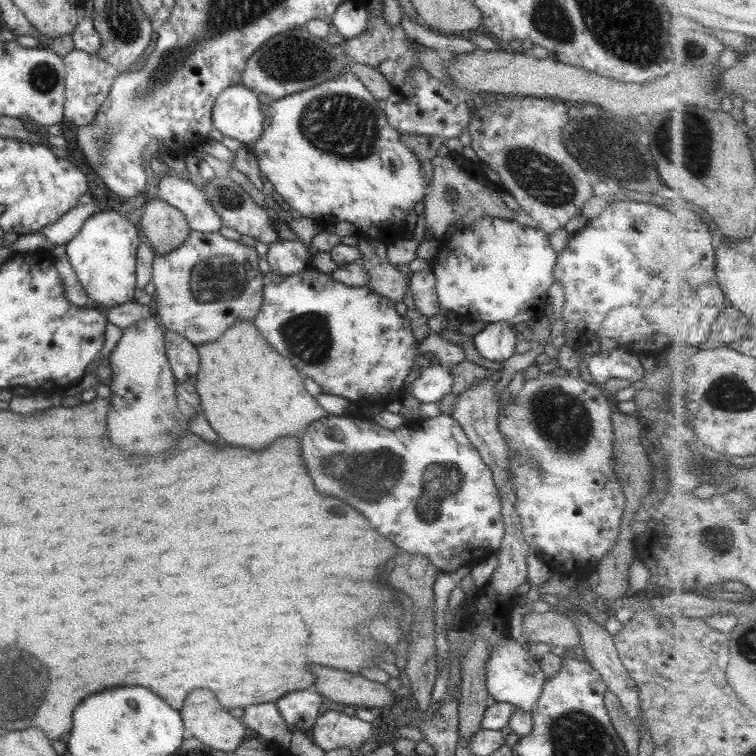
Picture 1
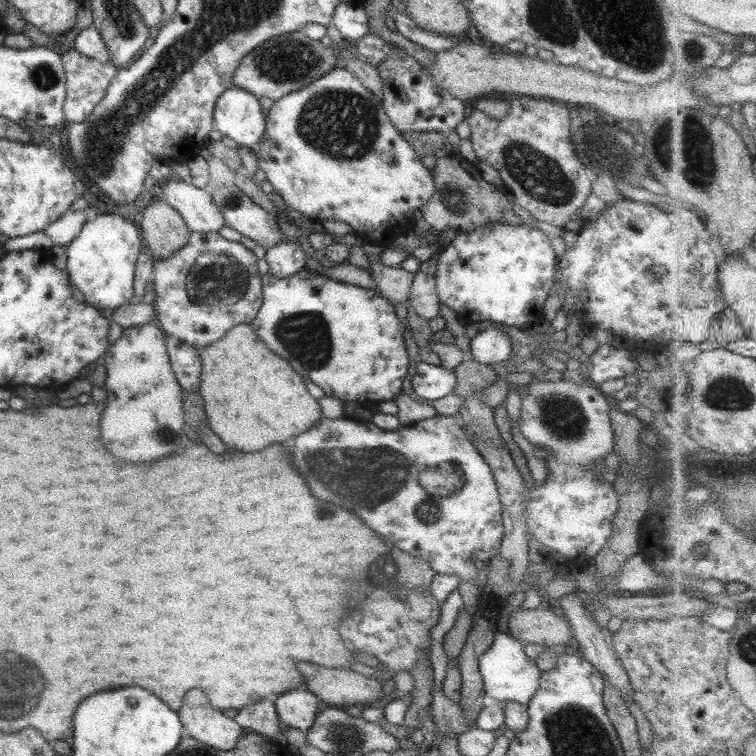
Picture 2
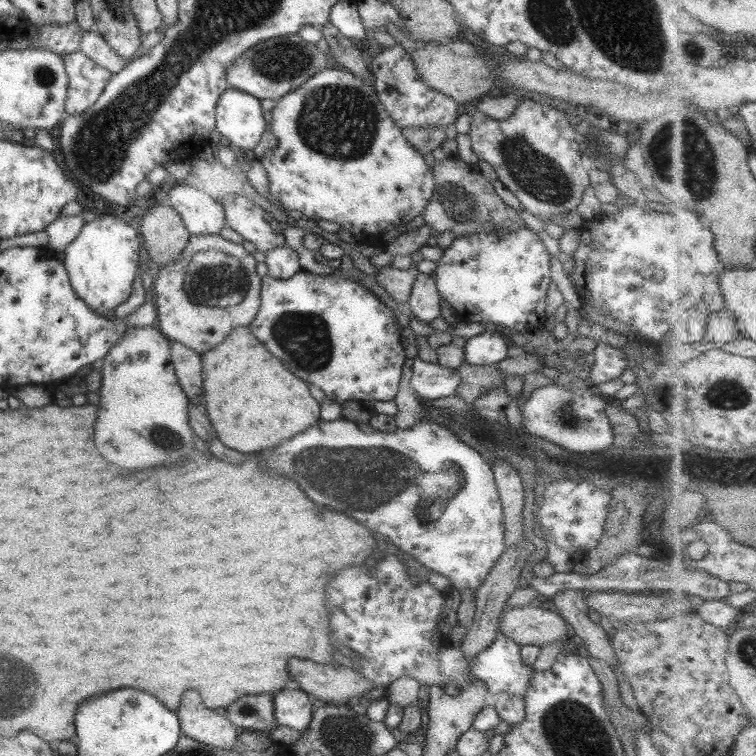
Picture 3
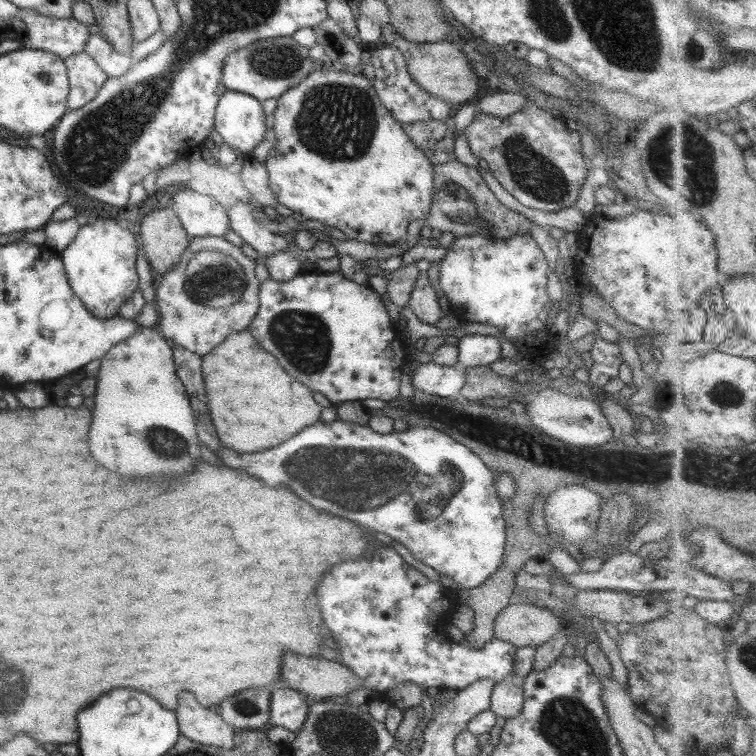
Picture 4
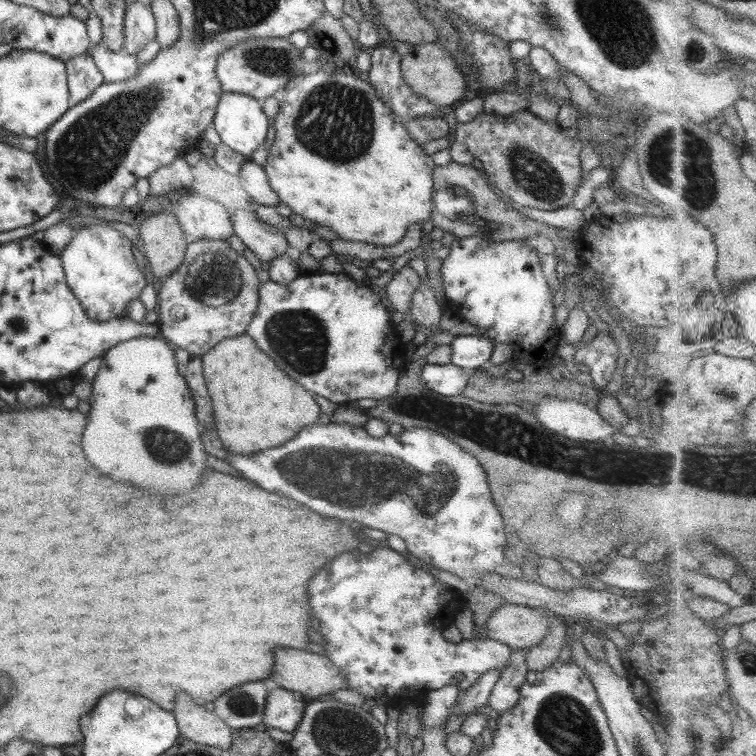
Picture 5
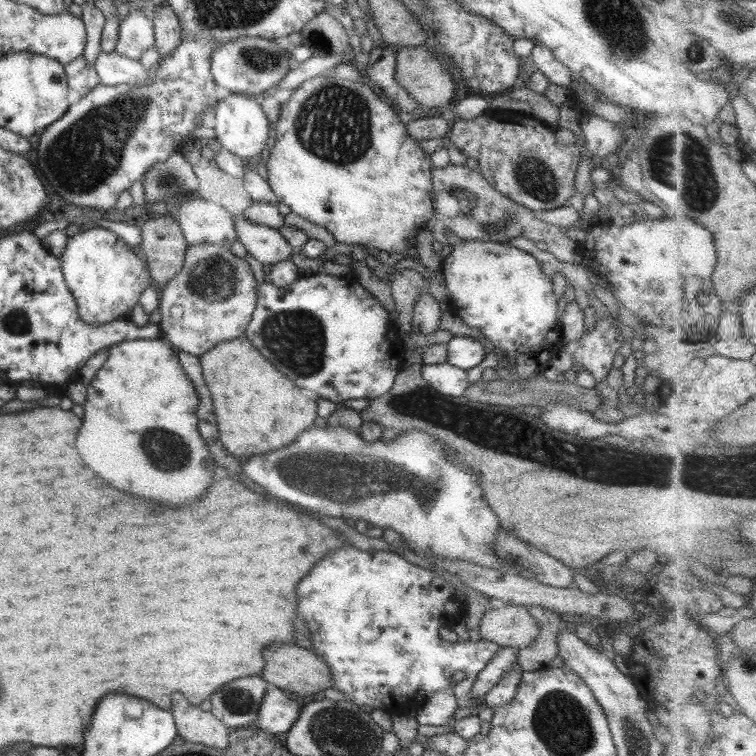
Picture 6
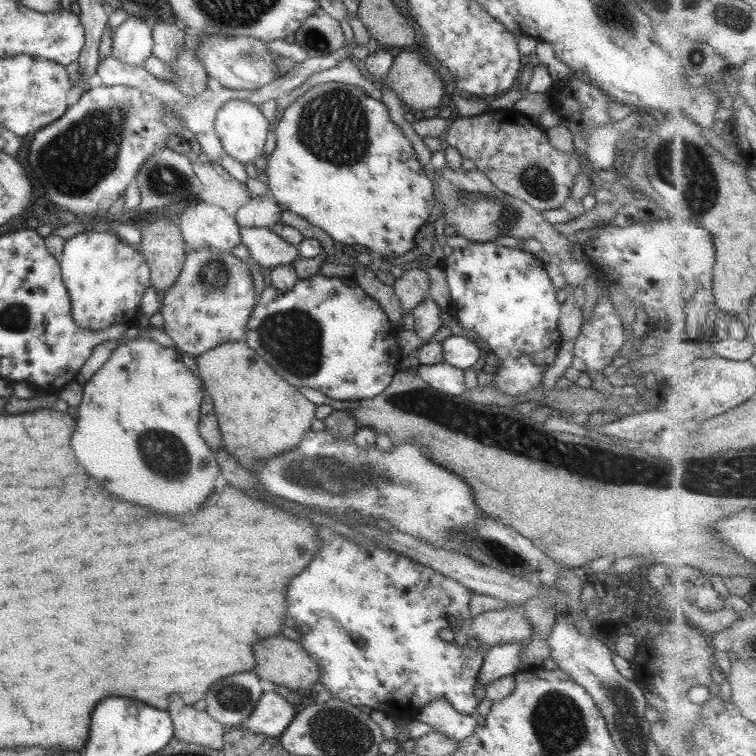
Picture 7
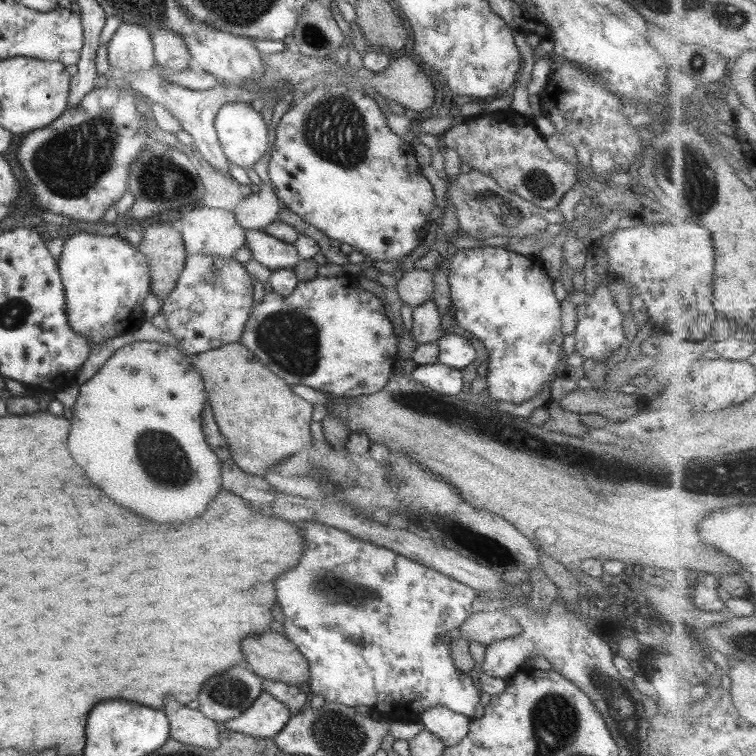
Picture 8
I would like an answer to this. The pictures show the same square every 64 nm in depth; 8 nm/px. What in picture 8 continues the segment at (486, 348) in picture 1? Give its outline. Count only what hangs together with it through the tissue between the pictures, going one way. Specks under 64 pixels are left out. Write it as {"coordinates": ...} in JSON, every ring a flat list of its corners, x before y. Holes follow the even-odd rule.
{"coordinates":[[452,332,441,335,435,342,439,350,438,363,460,371,476,359,475,352,469,342]]}

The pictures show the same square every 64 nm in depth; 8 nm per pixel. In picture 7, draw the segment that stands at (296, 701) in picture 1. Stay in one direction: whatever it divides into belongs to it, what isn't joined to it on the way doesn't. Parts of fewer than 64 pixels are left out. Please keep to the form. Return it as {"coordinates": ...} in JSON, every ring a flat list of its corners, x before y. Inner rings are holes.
{"coordinates":[[266,686,250,715,239,721,235,727,240,727,253,734,278,737,292,721,297,710,296,706,291,705]]}

